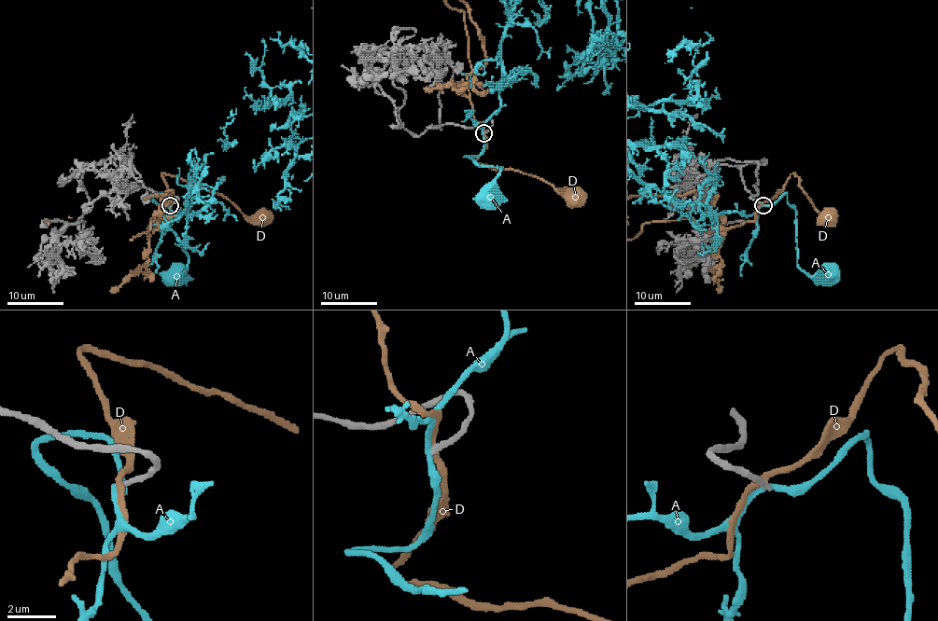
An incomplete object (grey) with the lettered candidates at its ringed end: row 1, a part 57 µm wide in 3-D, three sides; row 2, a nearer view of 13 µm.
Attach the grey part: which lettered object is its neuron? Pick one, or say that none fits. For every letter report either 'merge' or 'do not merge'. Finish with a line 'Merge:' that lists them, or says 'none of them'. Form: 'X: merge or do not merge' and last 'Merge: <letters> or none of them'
A: do not merge
D: do not merge
Merge: none of them

